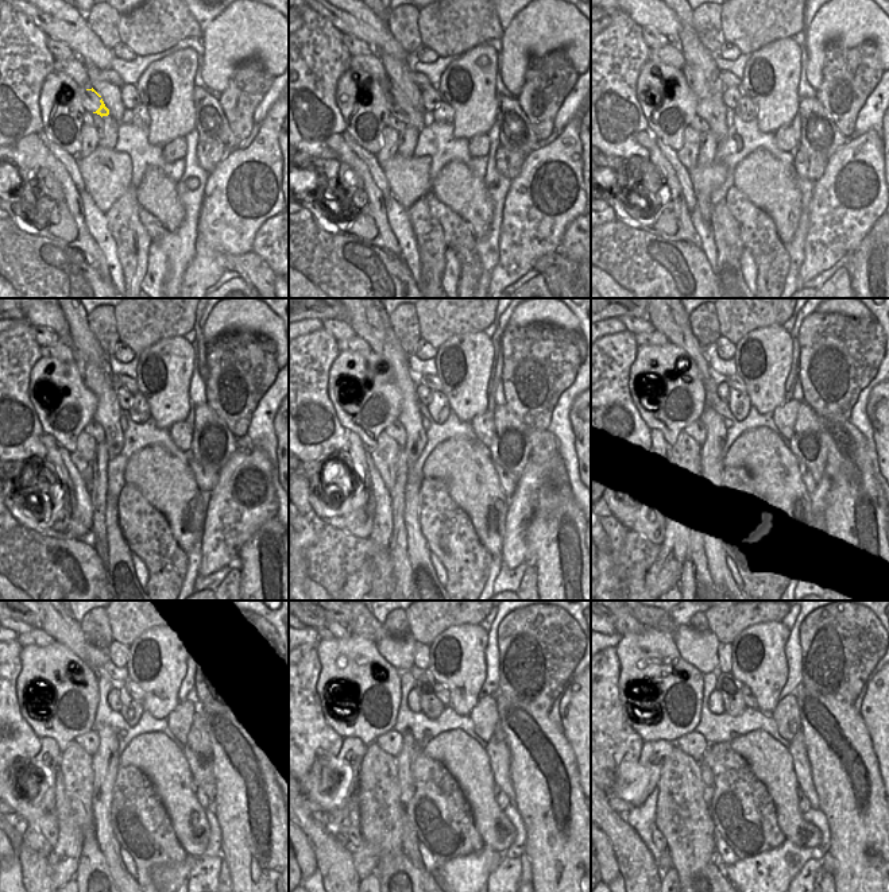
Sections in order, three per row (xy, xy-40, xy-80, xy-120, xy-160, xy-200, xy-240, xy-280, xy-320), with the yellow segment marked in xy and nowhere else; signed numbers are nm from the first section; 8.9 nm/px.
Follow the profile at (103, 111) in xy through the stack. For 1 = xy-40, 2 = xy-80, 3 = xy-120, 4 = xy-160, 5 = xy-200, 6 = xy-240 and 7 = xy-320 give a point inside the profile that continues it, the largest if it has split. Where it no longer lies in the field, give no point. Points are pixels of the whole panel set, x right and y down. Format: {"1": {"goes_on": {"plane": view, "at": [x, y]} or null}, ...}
{"1": {"goes_on": {"plane": "xy-40", "at": [408, 114]}}, "2": {"goes_on": {"plane": "xy-80", "at": [712, 111]}}, "3": {"goes_on": {"plane": "xy-120", "at": [108, 412]}}, "4": {"goes_on": {"plane": "xy-160", "at": [422, 571]}}, "5": {"goes_on": {"plane": "xy-200", "at": [711, 462]}}, "6": {"goes_on": {"plane": "xy-240", "at": [107, 760]}}, "7": {"goes_on": {"plane": "xy-320", "at": [707, 775]}}}

